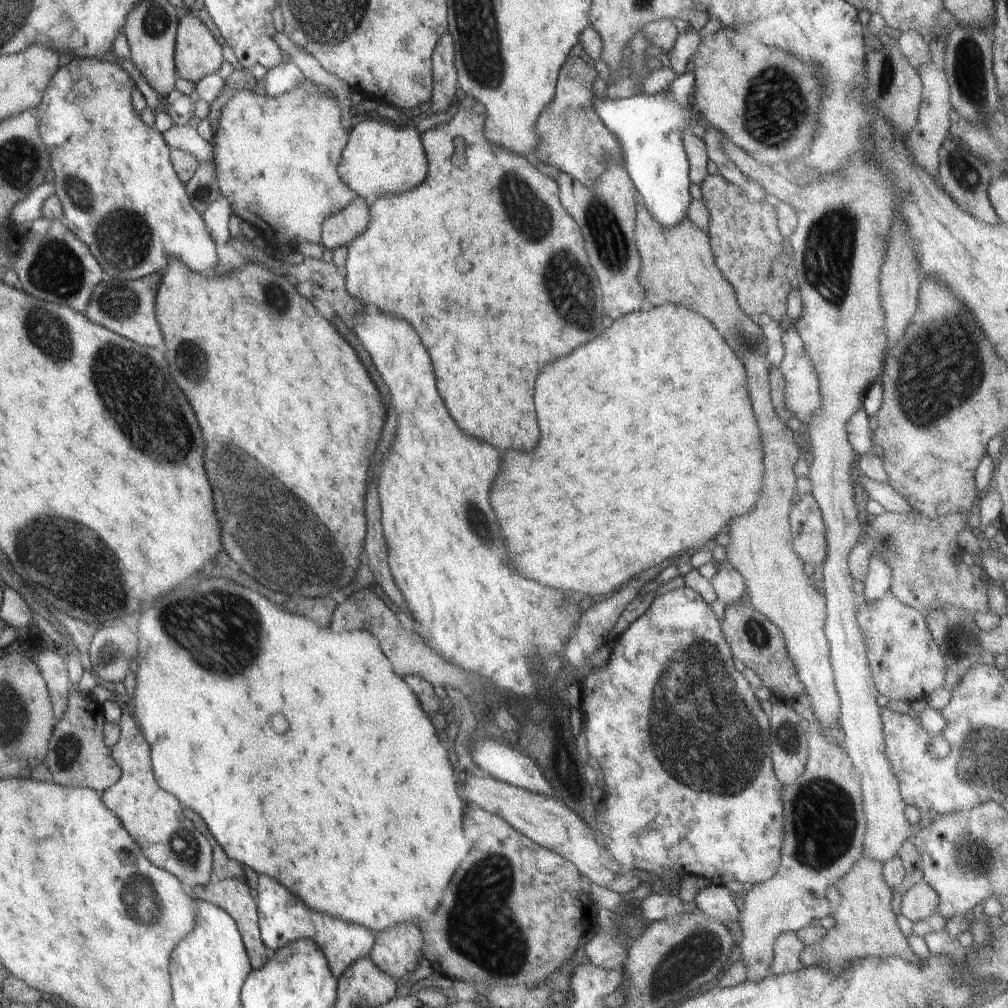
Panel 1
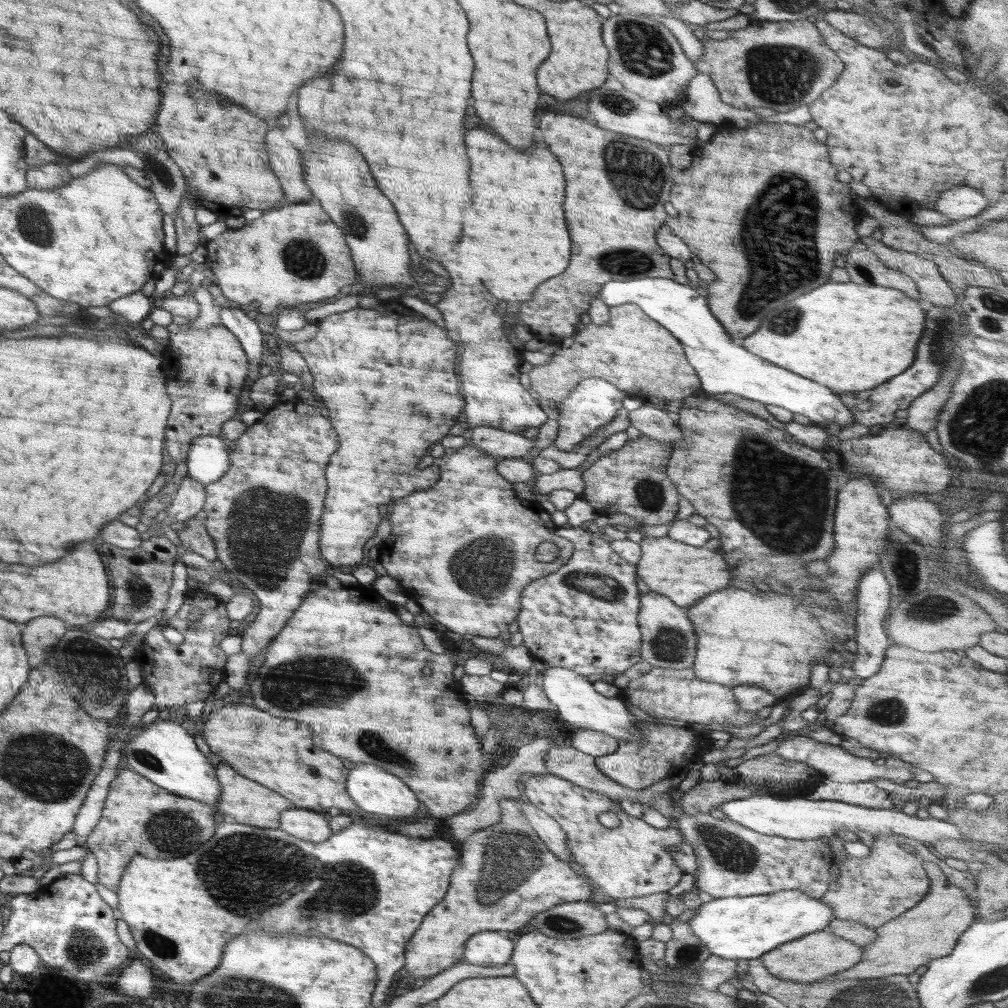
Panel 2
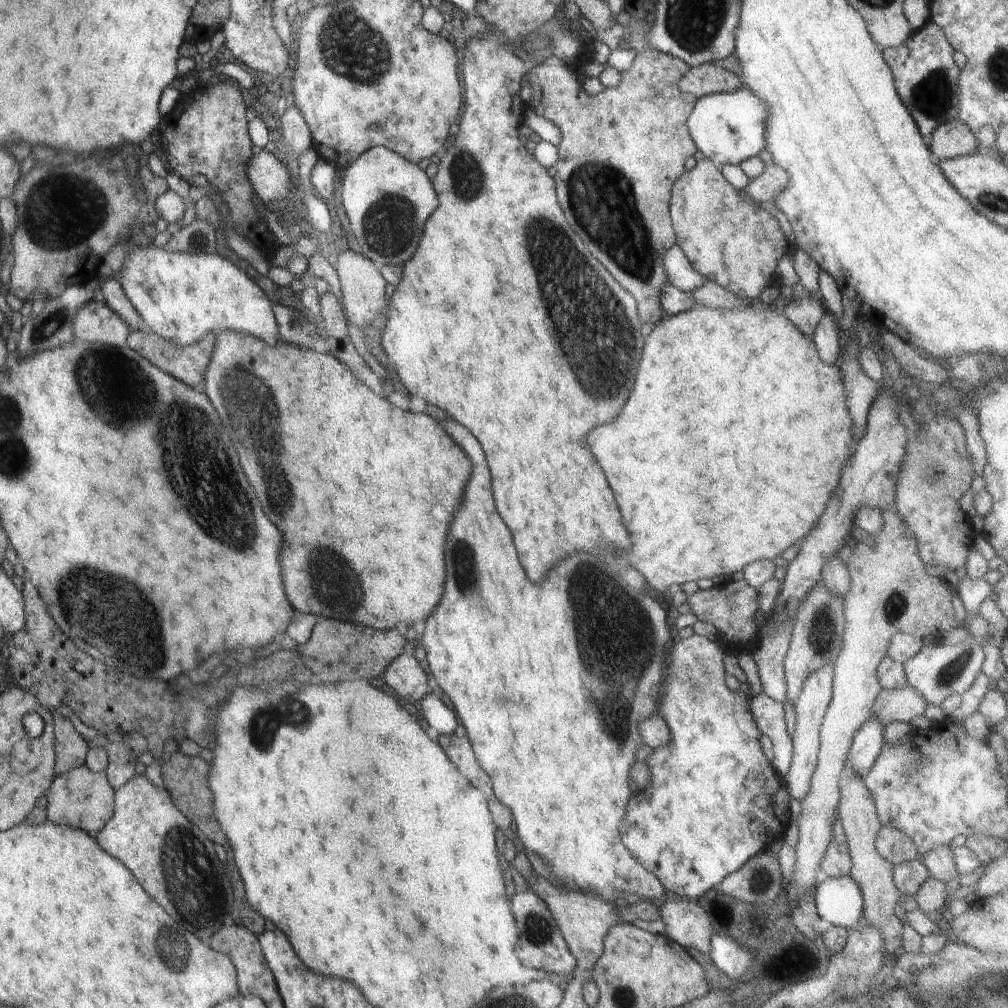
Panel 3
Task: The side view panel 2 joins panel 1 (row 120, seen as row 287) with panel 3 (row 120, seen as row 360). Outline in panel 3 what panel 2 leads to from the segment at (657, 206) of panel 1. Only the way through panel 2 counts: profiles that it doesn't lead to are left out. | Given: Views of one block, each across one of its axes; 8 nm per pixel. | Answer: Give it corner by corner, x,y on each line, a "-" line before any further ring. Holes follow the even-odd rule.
748,89
697,97
687,127
695,146
716,166
740,164
766,149
767,106

